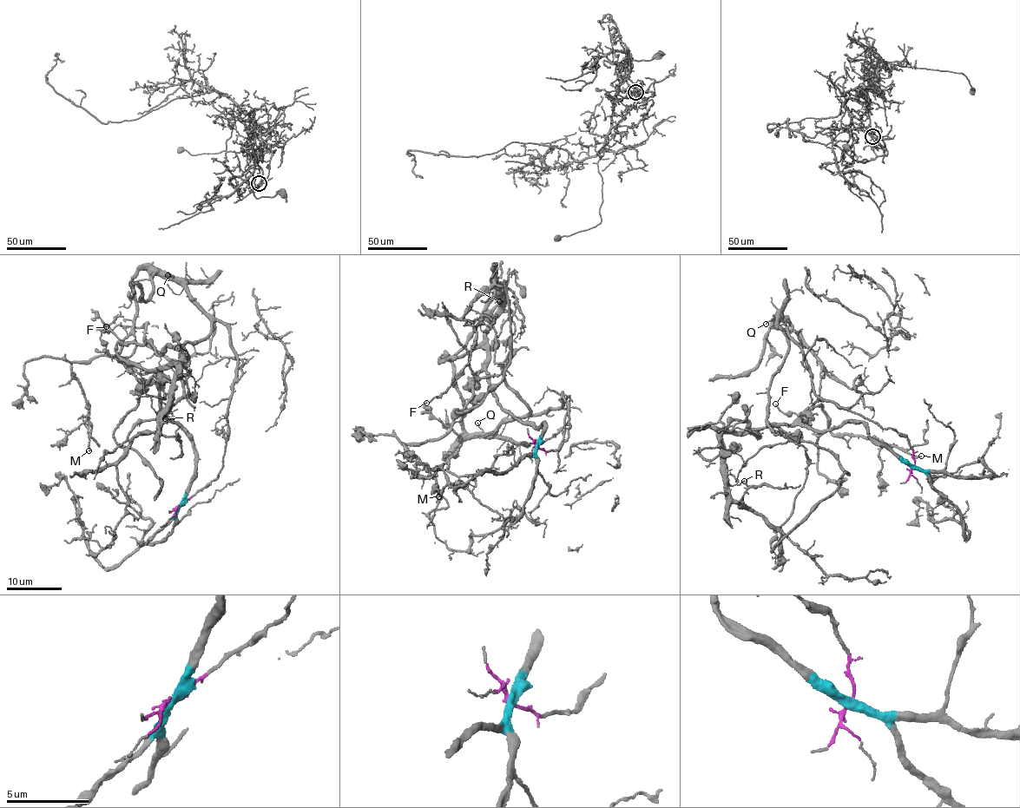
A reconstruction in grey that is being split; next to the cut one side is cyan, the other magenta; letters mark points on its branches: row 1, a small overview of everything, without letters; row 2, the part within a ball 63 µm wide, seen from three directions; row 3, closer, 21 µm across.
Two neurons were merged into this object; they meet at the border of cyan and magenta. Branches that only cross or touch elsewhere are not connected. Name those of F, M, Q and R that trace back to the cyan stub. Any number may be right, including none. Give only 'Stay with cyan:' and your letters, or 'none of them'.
Stay with cyan: M, R

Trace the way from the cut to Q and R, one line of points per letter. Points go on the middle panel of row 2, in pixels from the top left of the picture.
Q: (536, 446), (557, 449), (568, 436), (562, 392), (561, 410), (531, 413), (484, 433), (477, 423)
R: (536, 446), (542, 423), (523, 423), (489, 386), (486, 332), (501, 285), (489, 292), (500, 300)

